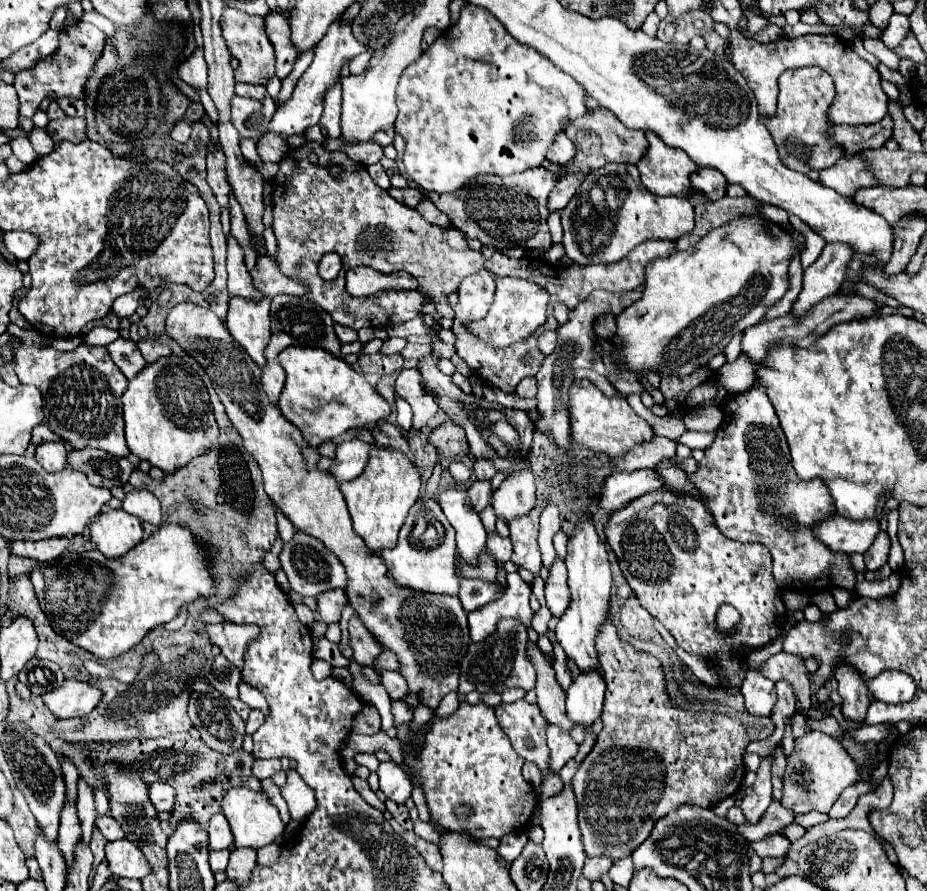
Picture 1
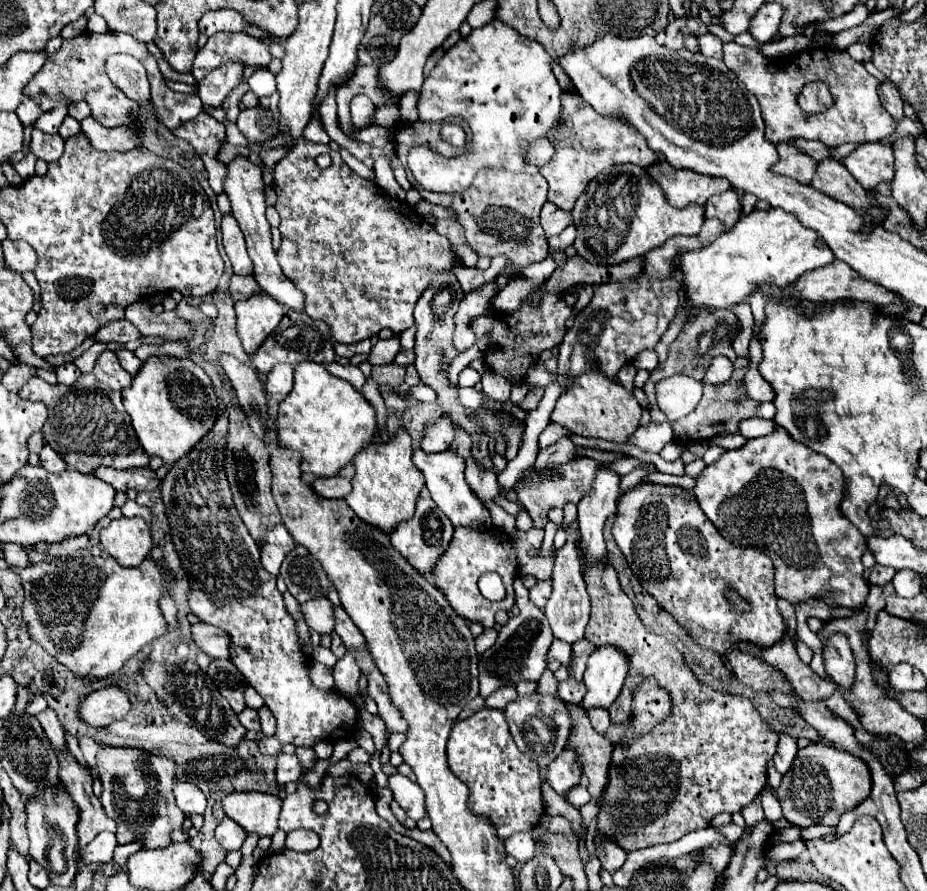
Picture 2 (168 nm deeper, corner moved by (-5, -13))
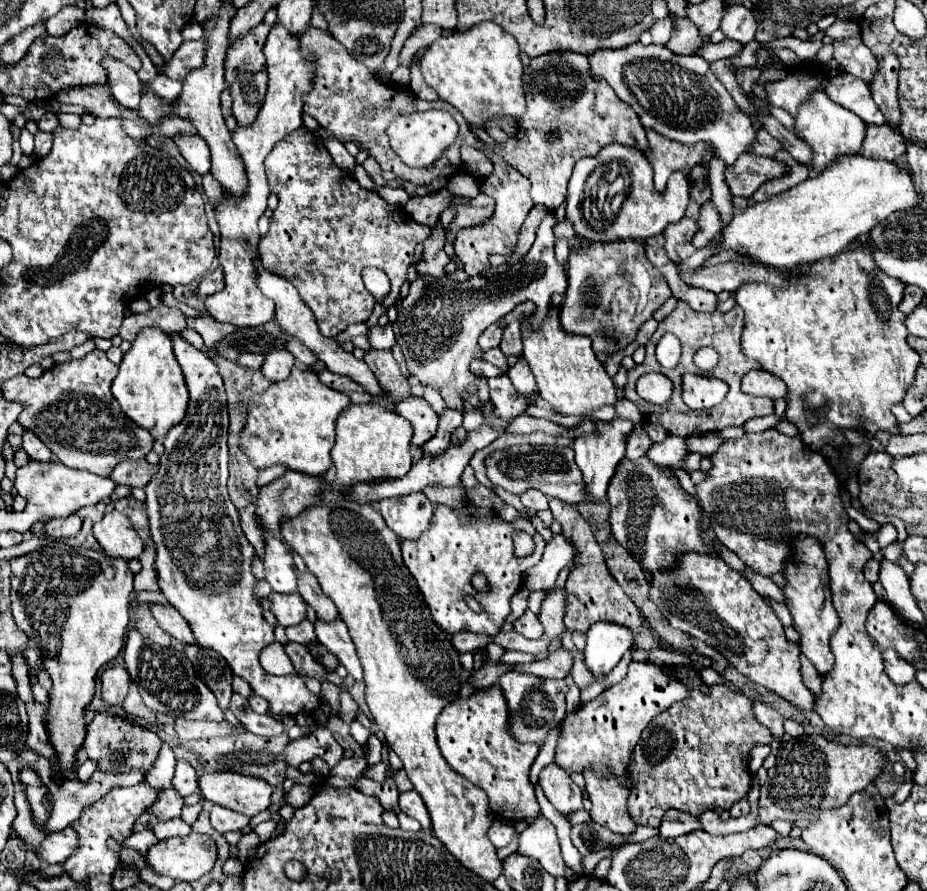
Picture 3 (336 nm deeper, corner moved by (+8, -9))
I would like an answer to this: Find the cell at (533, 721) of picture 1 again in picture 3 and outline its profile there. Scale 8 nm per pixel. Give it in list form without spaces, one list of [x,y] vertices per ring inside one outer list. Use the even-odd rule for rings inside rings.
[[[507,671],[499,677],[497,685],[501,687],[509,709],[509,735],[517,743],[543,745],[547,741],[549,731],[553,731],[565,719],[565,695],[569,691],[569,685],[565,681],[539,679],[535,675]]]

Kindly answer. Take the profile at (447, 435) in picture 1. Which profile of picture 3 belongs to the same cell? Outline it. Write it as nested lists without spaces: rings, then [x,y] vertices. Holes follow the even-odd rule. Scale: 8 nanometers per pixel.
[[[409,397],[397,405],[397,413],[413,425],[411,445],[419,447],[437,433],[439,417],[423,397]]]

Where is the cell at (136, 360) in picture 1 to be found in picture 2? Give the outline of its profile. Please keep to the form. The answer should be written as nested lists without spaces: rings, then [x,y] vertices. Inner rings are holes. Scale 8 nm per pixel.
[[[118,349],[118,351],[116,351],[116,355],[118,355],[120,365],[122,365],[130,375],[138,373],[138,369],[142,367],[142,361],[140,361],[132,351],[128,351],[128,349]]]

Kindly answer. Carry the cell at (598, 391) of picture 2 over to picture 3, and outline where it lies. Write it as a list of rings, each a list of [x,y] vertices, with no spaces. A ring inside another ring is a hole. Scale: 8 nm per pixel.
[[[549,307],[545,323],[537,329],[529,329],[529,317],[521,317],[523,333],[523,355],[529,361],[529,367],[537,379],[539,395],[551,405],[559,415],[585,415],[597,411],[605,405],[617,403],[617,389],[613,379],[605,373],[605,367],[599,363],[591,349],[589,337],[569,337],[559,329],[559,309]]]

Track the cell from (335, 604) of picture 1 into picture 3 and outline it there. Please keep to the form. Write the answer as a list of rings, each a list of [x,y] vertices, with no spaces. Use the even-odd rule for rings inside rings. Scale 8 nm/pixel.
[[[271,593],[271,611],[279,619],[283,627],[293,627],[299,625],[303,619],[307,619],[307,603],[299,593]]]

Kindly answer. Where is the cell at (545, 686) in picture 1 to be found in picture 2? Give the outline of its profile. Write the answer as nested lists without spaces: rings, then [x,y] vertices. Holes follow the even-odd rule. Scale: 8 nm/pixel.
[[[568,705],[572,713],[572,733],[570,733],[570,747],[578,751],[584,759],[584,773],[588,775],[588,791],[590,795],[600,801],[606,785],[608,785],[608,765],[612,761],[612,743],[596,733],[580,709],[580,705]]]

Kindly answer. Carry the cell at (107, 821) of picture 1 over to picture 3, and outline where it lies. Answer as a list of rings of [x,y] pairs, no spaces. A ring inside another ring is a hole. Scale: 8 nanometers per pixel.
[[[67,827],[59,833],[51,833],[51,837],[43,841],[39,853],[47,863],[63,863],[77,849],[79,849],[79,833],[73,827]]]

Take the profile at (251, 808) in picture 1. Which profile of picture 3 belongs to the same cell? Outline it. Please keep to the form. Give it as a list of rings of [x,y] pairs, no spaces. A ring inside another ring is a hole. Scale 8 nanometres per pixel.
[[[205,773],[199,781],[203,797],[215,805],[227,807],[241,815],[253,817],[265,811],[271,801],[273,787],[255,777],[243,777],[239,773]]]

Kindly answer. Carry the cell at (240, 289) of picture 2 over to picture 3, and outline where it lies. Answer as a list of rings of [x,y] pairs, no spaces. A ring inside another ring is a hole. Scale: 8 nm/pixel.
[[[217,269],[217,271],[207,273],[207,275],[201,279],[201,283],[199,283],[197,291],[199,291],[201,295],[211,295],[211,293],[215,293],[215,291],[221,291],[223,287],[225,287],[223,273]]]

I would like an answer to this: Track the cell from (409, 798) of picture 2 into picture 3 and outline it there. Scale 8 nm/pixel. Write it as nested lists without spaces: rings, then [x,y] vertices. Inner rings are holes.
[[[415,789],[399,795],[399,807],[405,815],[417,819],[423,829],[431,829],[431,819],[427,817],[427,807],[423,805],[423,799],[419,797],[419,793]]]

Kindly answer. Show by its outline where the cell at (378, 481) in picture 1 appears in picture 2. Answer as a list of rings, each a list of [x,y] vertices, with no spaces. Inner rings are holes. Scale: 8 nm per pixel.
[[[406,429],[394,433],[390,441],[372,441],[368,443],[354,459],[356,475],[352,477],[352,491],[346,501],[354,509],[354,513],[386,533],[400,523],[412,517],[418,493],[424,487],[424,475],[416,465],[412,465],[412,439]]]

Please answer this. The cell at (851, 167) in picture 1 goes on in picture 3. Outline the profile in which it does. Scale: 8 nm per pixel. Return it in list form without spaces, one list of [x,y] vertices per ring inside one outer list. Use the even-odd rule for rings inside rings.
[[[869,125],[859,155],[877,161],[895,161],[895,157],[905,159],[905,139],[889,125]]]

